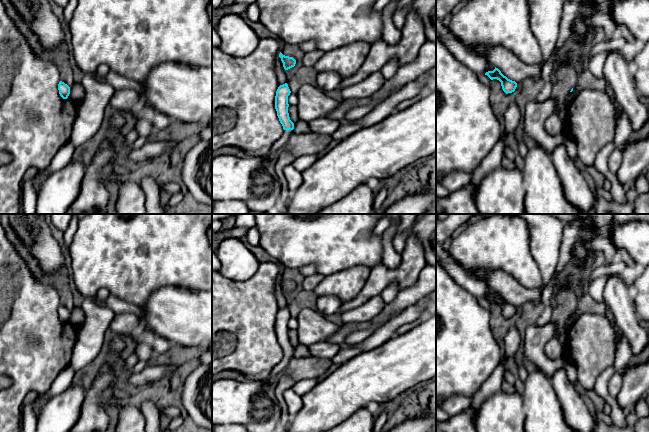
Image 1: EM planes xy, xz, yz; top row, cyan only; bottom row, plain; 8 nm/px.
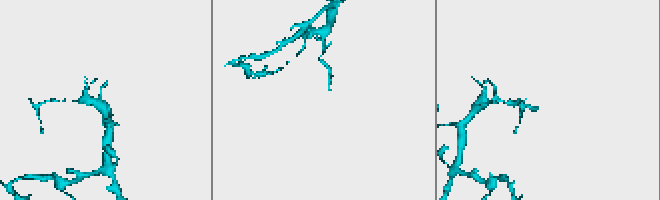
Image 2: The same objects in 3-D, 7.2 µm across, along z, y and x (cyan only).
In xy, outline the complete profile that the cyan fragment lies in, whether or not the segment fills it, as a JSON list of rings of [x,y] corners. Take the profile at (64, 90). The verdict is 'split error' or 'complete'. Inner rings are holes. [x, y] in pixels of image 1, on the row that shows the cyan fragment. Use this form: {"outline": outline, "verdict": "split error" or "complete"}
{"outline": [[[60,81],[58,84],[59,94],[63,99],[67,99],[70,94],[70,87],[64,82]]], "verdict": "complete"}

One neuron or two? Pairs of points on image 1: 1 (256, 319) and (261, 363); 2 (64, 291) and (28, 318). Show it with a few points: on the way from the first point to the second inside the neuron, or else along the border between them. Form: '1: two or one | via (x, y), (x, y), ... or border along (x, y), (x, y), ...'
1: one | via (256, 330), (256, 352)
2: two | border along (47, 283), (57, 292), (60, 304)

